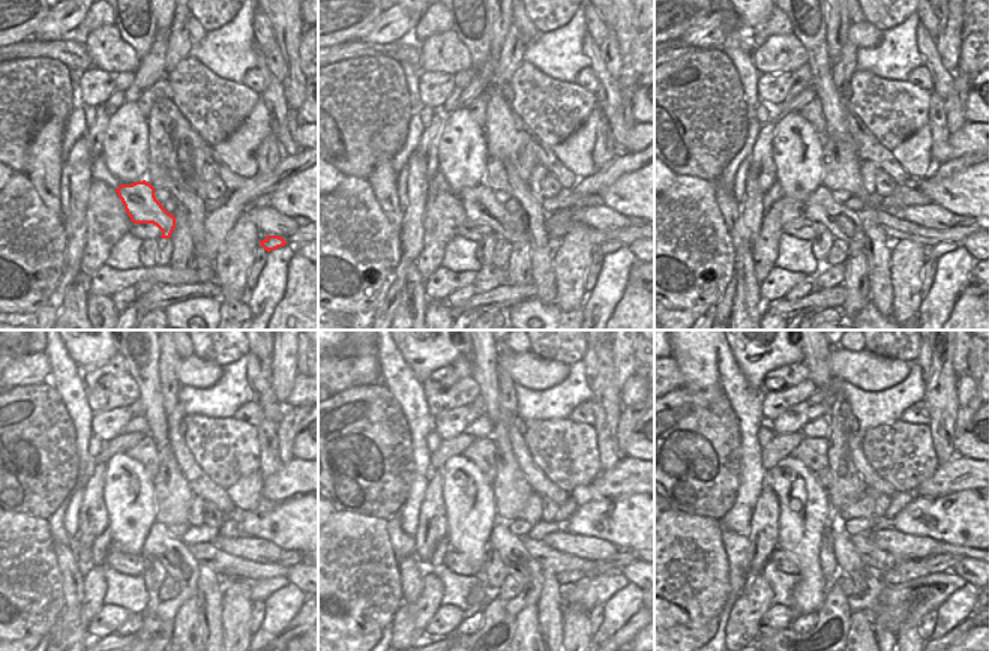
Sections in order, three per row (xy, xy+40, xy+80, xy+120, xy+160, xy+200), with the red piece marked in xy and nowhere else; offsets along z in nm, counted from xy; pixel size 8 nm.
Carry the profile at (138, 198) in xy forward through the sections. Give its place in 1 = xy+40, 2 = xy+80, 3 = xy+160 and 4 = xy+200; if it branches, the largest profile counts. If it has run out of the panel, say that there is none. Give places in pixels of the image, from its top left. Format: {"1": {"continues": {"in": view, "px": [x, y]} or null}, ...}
{"1": {"continues": {"in": "xy+40", "px": [479, 203]}}, "2": {"continues": {"in": "xy+80", "px": [844, 224]}}, "3": {"continues": {"in": "xy+160", "px": [518, 563]}}, "4": {"continues": {"in": "xy+200", "px": [890, 605]}}}

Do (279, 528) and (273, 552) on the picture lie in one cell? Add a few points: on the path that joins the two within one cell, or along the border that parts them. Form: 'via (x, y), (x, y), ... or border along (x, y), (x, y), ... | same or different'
border along (248, 534), (257, 539), (269, 539), (282, 549) | different

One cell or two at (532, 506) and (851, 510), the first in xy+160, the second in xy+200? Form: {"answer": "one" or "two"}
{"answer": "one"}

